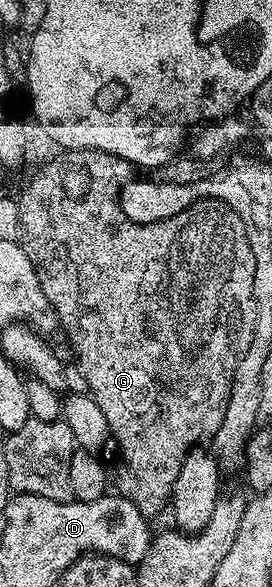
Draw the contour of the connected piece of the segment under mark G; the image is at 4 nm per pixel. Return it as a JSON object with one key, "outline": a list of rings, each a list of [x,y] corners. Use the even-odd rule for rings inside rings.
{"outline":[[[67,149],[57,154],[59,157],[54,157],[34,178],[30,181],[30,186],[23,191],[22,197],[17,198],[18,206],[20,207],[20,227],[22,228],[22,236],[20,244],[29,255],[32,263],[35,265],[35,270],[39,275],[40,287],[47,296],[48,303],[53,307],[56,316],[58,317],[58,324],[70,336],[70,341],[74,344],[74,349],[78,352],[77,364],[80,366],[83,375],[86,376],[86,388],[92,394],[93,399],[99,404],[99,407],[104,411],[104,416],[108,421],[110,434],[113,440],[118,441],[118,445],[122,448],[122,457],[126,460],[126,470],[118,477],[118,485],[121,496],[129,497],[130,502],[143,513],[148,519],[154,519],[161,509],[167,508],[170,492],[176,483],[176,475],[180,475],[180,467],[184,467],[184,459],[190,454],[191,449],[201,446],[202,440],[213,438],[214,433],[220,427],[220,422],[224,420],[224,407],[228,407],[228,395],[232,391],[232,375],[236,375],[236,363],[240,363],[240,359],[244,359],[244,351],[248,351],[248,343],[252,343],[252,335],[256,327],[256,299],[254,298],[254,276],[256,275],[256,259],[252,255],[252,247],[250,246],[250,236],[246,234],[246,222],[243,221],[237,208],[233,204],[225,205],[225,200],[222,199],[198,199],[193,205],[187,205],[185,209],[181,209],[175,217],[170,217],[166,221],[152,221],[149,223],[139,223],[128,219],[122,210],[122,199],[120,190],[126,184],[128,178],[131,176],[131,166],[124,159],[120,159],[111,153],[105,153],[99,149]]]}

